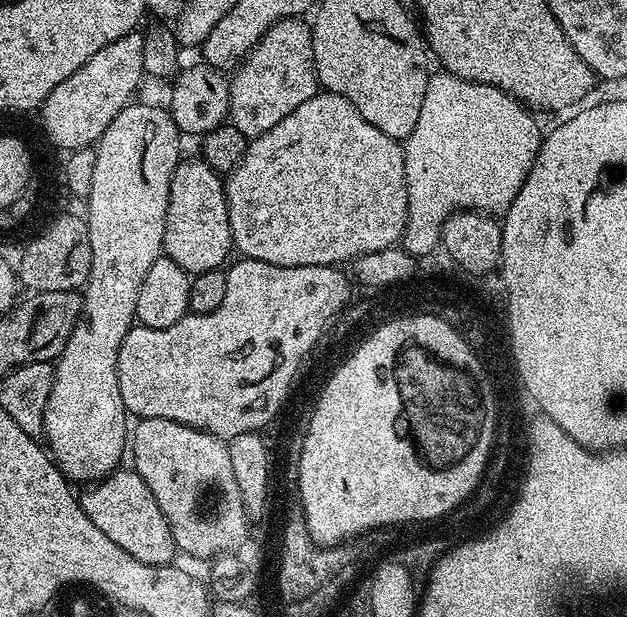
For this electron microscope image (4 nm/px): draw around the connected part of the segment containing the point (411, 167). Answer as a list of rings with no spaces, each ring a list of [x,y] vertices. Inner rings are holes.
[[[443,70],[429,75],[422,114],[418,114],[414,130],[403,141],[408,221],[402,246],[410,255],[423,258],[438,248],[444,224],[456,212],[503,214],[510,210],[540,153],[542,131],[531,115],[535,116],[520,101],[489,84],[475,84]]]

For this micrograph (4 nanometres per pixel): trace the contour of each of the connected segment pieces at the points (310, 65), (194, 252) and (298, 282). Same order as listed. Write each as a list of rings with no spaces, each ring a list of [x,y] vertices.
[[[300,18],[279,20],[266,30],[262,39],[231,73],[228,85],[230,122],[246,137],[261,136],[266,130],[274,130],[282,118],[298,110],[298,106],[317,91],[311,27]]]
[[[202,158],[181,159],[170,182],[163,255],[178,262],[182,270],[195,274],[220,268],[233,252],[232,227],[221,173],[215,172]]]
[[[240,258],[237,261],[233,268],[227,269],[226,298],[222,298],[222,306],[218,306],[218,310],[210,314],[192,312],[183,316],[178,322],[174,322],[174,326],[165,328],[133,326],[128,331],[118,350],[118,390],[122,394],[125,412],[136,418],[166,418],[191,428],[202,428],[211,436],[216,436],[225,442],[232,439],[233,430],[245,431],[256,428],[256,423],[270,418],[274,405],[280,404],[282,389],[288,388],[288,375],[291,370],[294,370],[296,360],[304,352],[304,348],[311,345],[315,332],[320,332],[320,324],[326,318],[328,311],[334,310],[338,302],[344,300],[343,290],[336,283],[333,275],[328,273],[331,264],[327,264],[324,268],[314,268],[313,266],[274,266],[270,262],[258,262],[247,258]]]

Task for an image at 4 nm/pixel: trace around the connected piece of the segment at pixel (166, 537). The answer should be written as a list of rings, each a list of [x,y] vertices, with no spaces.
[[[117,470],[102,480],[97,480],[85,496],[79,497],[82,510],[86,510],[86,518],[114,542],[114,546],[122,546],[126,554],[138,558],[143,564],[172,564],[178,549],[170,534],[170,526],[158,510],[158,502],[154,494],[150,494],[150,486],[142,482],[135,470]]]

